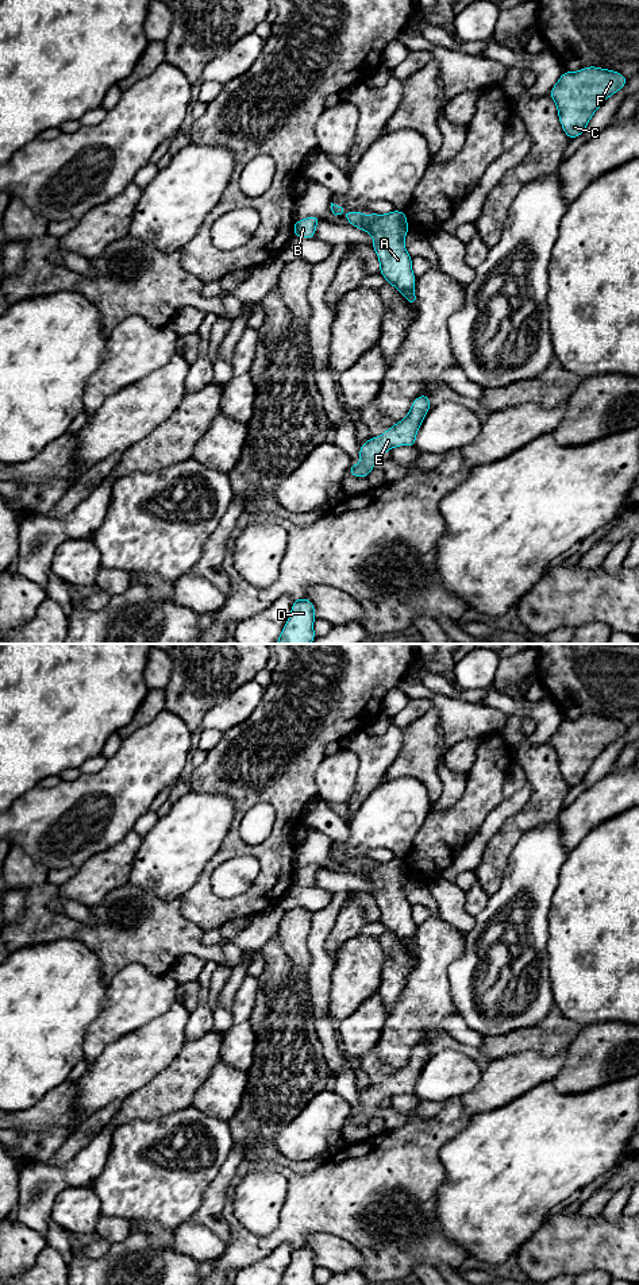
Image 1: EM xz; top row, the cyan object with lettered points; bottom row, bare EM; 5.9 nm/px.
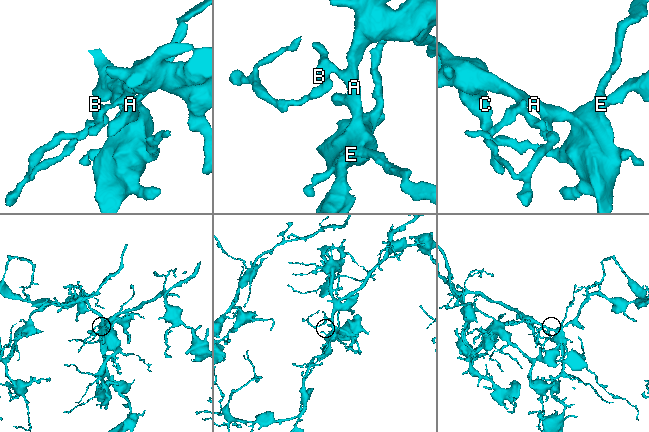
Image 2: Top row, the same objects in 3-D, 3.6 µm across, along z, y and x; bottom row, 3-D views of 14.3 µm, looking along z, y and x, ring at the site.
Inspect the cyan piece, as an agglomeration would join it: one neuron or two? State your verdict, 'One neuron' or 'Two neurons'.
One neuron

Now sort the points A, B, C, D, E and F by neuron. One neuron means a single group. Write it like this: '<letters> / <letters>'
A B C D E F

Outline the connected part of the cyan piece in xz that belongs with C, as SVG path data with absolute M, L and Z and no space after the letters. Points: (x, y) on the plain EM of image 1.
M597 714L563 719L551 736L550 745L557 753L566 784L574 787L582 783L594 760L627 729L621 721Z

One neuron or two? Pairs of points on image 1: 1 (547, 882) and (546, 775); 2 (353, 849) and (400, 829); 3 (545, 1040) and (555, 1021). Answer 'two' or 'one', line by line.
1: two
2: one
3: one

